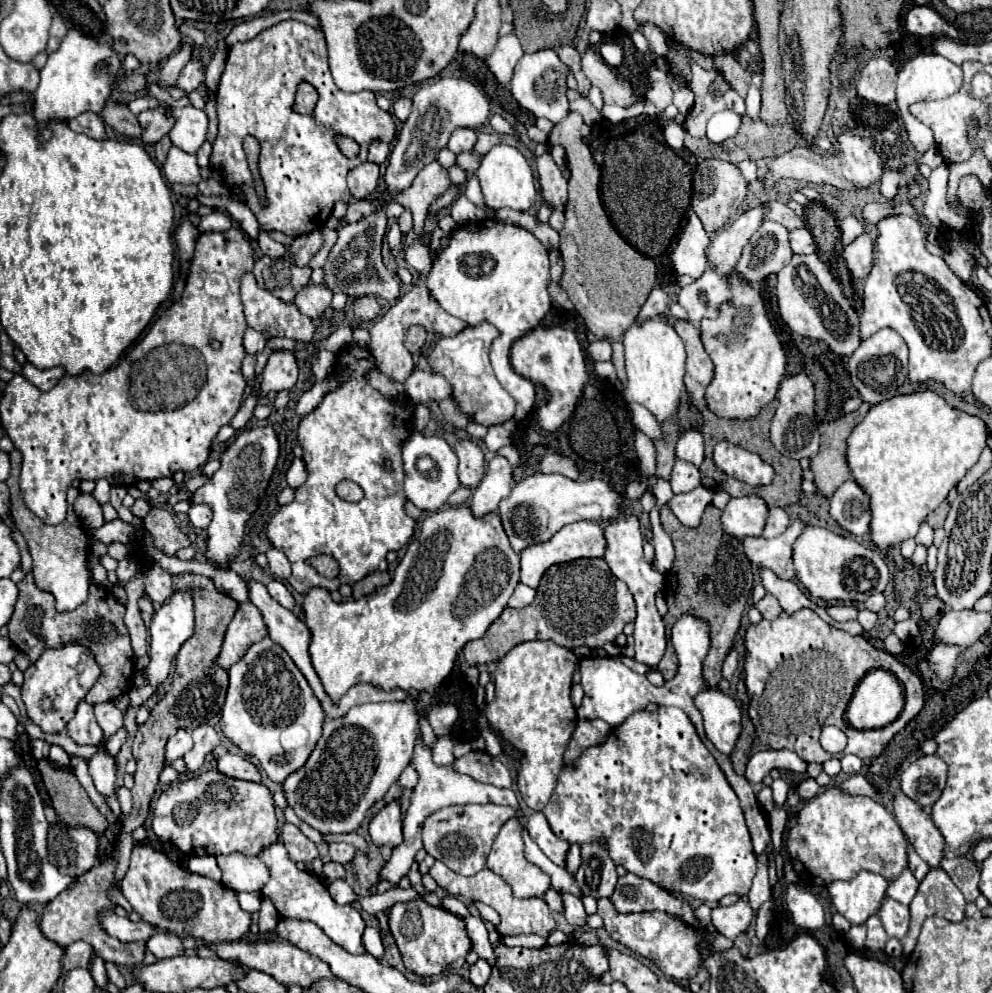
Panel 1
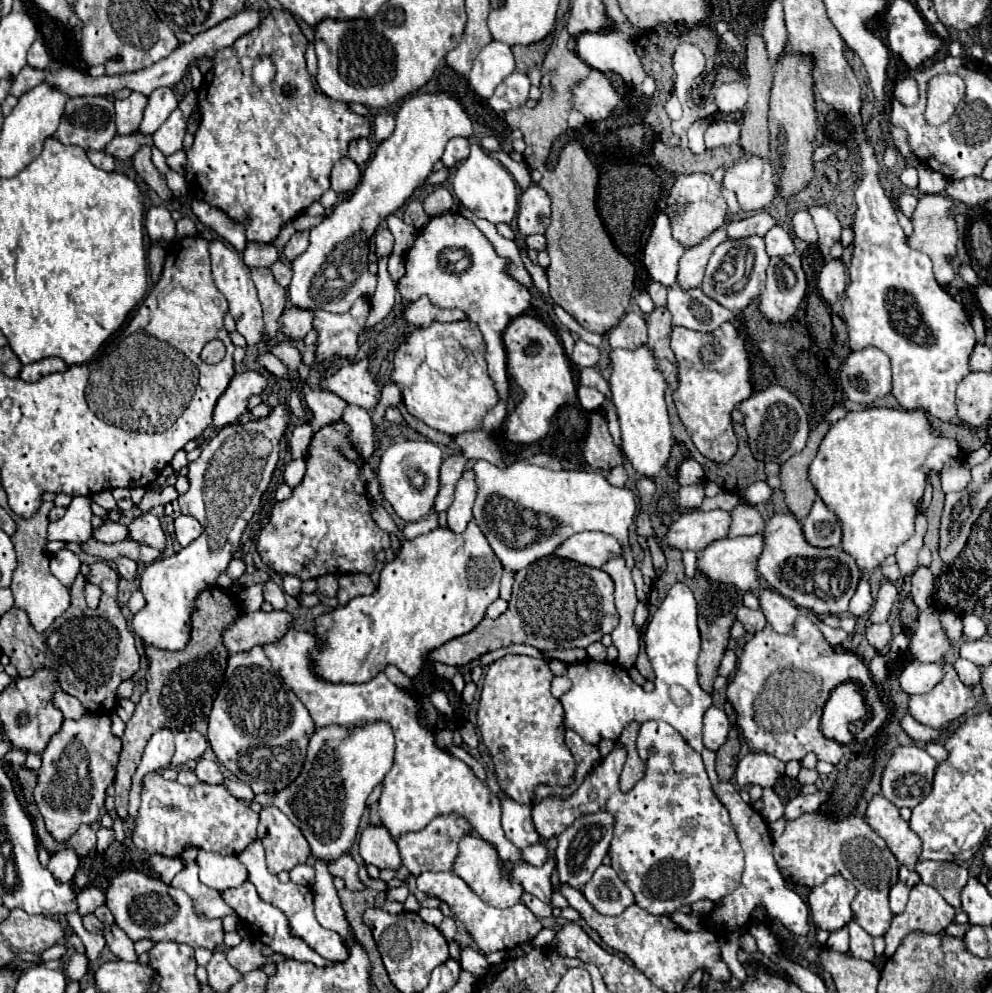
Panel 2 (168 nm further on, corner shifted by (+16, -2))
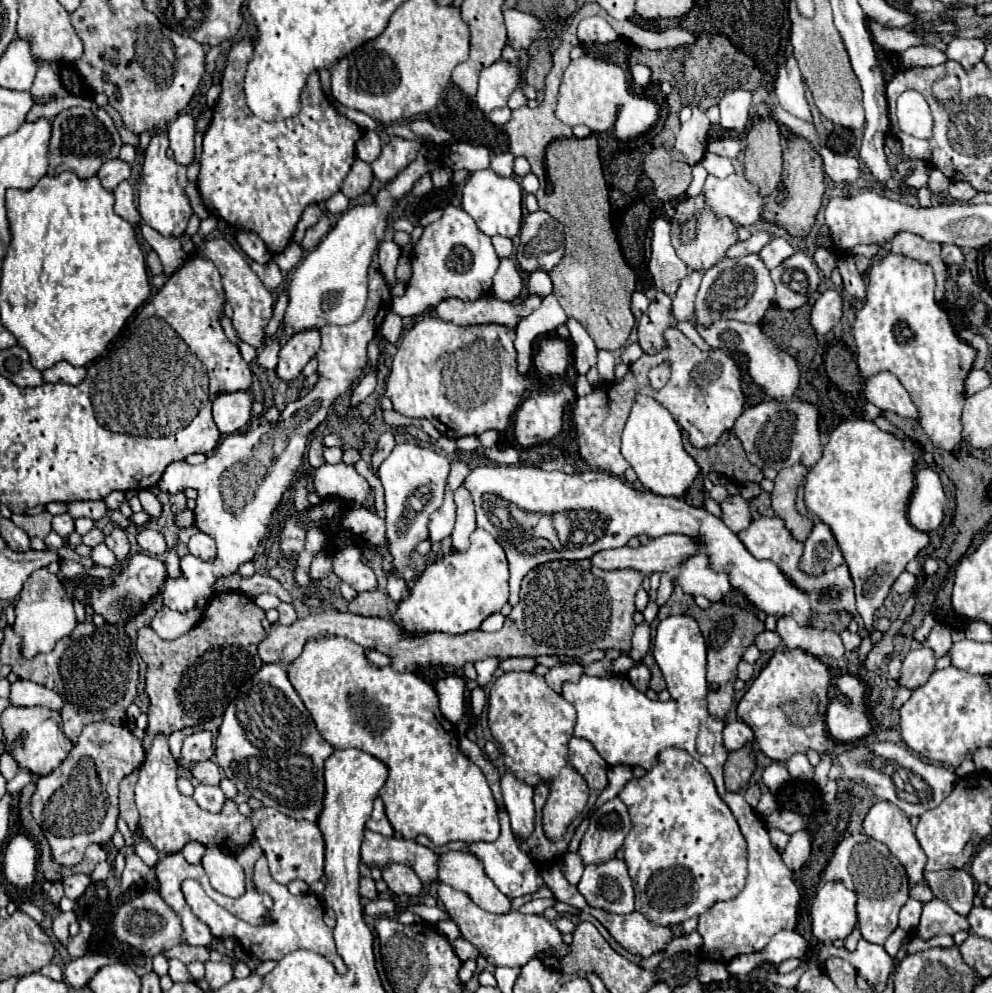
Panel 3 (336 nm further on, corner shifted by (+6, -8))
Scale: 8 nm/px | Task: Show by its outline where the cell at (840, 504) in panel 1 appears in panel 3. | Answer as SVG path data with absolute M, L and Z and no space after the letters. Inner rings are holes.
M816 521L812 533L808 535L804 543L804 555L800 559L800 569L810 577L820 577L826 569L834 569L842 565L842 555L838 549L838 543L830 529Z

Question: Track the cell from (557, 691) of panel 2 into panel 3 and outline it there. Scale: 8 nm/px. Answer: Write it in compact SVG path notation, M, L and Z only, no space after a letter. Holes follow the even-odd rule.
M556 665L556 667L550 667L550 671L544 675L548 687L552 687L556 693L560 693L562 689L562 683L566 681L578 681L580 677L584 675L584 667L580 665Z

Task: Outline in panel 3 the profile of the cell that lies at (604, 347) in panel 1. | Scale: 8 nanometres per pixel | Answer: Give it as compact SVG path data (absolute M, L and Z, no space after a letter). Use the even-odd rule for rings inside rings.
M568 319L566 327L570 329L570 337L574 343L574 367L578 373L584 375L590 367L596 367L598 349L594 345L594 341L590 339L590 335L586 333L586 329L578 321Z

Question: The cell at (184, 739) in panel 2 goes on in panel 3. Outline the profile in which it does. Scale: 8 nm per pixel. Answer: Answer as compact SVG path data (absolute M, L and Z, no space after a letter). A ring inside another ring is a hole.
M196 731L184 739L184 745L182 745L184 767L212 757L214 757L214 737L210 731Z

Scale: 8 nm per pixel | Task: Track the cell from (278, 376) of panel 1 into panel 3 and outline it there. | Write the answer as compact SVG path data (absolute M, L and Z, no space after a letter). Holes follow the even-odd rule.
M248 391L222 393L212 403L212 417L222 435L232 435L248 425L252 395Z

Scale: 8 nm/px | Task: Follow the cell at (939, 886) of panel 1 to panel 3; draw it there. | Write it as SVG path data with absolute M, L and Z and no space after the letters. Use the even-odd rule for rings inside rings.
M932 899L930 903L924 905L922 919L920 919L920 925L916 929L916 937L930 939L938 933L954 935L958 931L968 931L968 929L970 929L970 925L968 925L966 917L952 911L944 901Z

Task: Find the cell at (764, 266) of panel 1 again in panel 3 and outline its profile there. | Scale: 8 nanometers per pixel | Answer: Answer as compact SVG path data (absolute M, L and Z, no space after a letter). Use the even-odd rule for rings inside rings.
M746 255L740 259L722 259L718 265L708 269L702 277L700 291L696 295L696 309L692 325L712 325L718 319L736 319L744 323L760 323L766 309L774 299L774 283L770 271L758 259L758 255Z

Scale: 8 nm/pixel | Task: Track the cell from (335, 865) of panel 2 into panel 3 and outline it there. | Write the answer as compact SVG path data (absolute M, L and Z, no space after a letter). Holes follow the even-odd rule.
M370 877L360 879L360 895L364 899L376 899L378 897L378 891L374 887L374 879L370 879Z

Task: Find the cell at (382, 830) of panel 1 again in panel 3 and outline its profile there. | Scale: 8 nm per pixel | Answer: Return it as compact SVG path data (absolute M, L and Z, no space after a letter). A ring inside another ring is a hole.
M398 863L388 865L386 869L382 869L382 879L386 881L386 885L394 895L416 897L424 891L424 885L418 879L418 875L406 865L398 865Z

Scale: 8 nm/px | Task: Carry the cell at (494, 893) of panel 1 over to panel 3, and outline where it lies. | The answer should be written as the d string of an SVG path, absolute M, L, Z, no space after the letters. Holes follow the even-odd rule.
M440 883L440 887L438 887L438 901L444 905L450 919L460 927L462 937L468 939L472 945L476 945L484 953L484 957L496 967L500 967L500 965L524 967L530 959L534 959L542 951L550 951L550 949L560 951L560 953L556 953L558 961L566 955L566 953L562 953L566 949L566 945L562 941L562 933L556 929L554 923L550 923L542 915L522 915L520 911L510 911L504 915L488 913L488 911L480 909L466 893L456 891L446 883Z

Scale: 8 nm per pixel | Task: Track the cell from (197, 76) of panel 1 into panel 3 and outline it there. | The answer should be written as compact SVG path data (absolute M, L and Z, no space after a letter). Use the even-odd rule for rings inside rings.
M156 133L146 149L144 163L142 163L142 181L138 187L138 211L142 219L156 229L164 237L180 237L192 217L190 199L186 195L186 168L166 155L168 151L168 137L166 133Z

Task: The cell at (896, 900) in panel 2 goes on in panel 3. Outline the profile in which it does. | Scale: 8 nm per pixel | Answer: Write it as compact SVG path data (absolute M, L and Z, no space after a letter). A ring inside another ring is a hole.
M908 899L900 911L900 927L904 931L914 931L918 927L920 913L922 913L922 903L916 899Z

